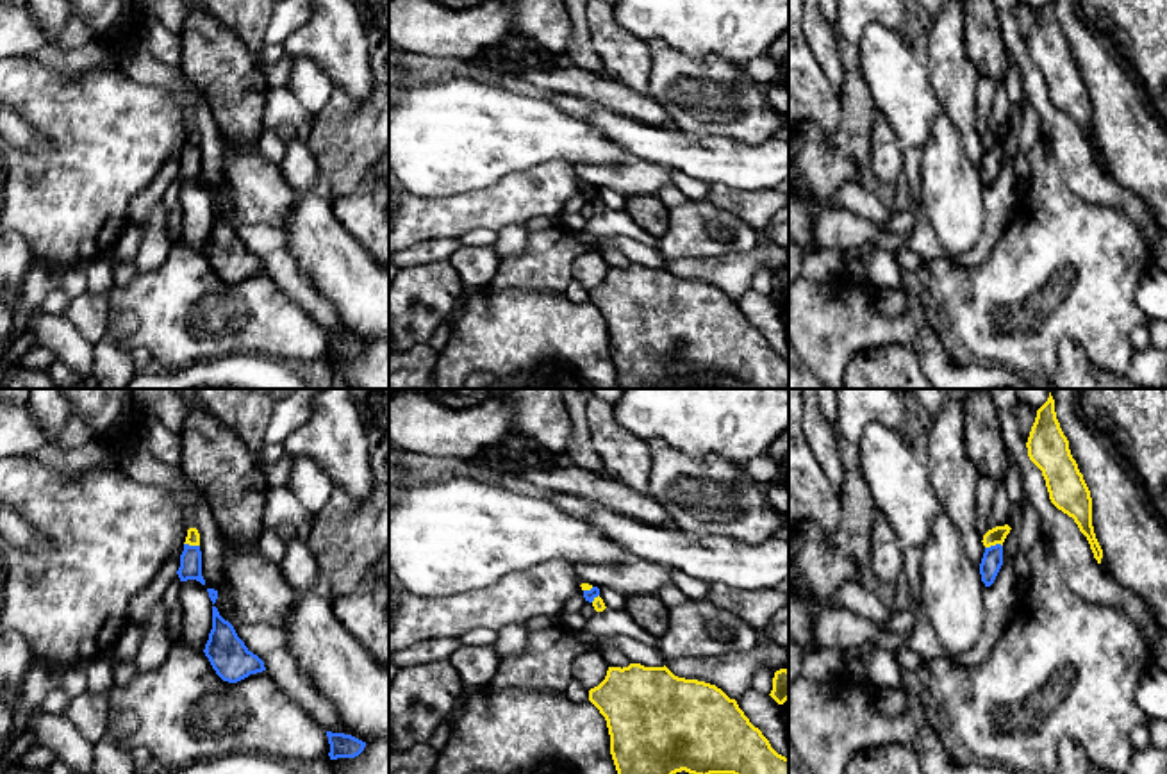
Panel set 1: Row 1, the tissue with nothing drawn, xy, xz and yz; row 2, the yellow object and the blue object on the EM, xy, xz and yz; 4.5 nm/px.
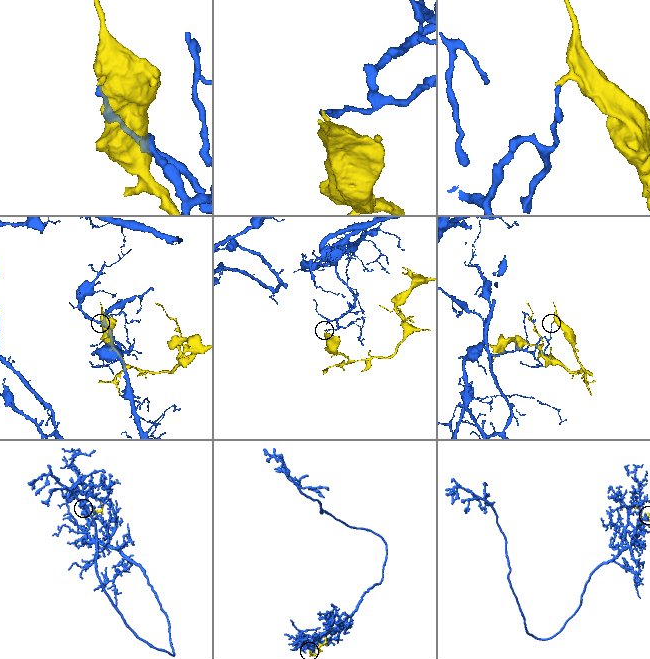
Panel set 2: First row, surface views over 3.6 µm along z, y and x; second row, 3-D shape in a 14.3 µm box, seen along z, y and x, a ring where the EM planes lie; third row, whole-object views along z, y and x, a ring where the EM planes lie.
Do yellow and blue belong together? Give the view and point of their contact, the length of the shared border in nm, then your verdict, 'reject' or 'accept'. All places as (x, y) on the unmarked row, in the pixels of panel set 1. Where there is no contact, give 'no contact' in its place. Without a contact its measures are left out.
yz (993, 145) | 80 nm | reject

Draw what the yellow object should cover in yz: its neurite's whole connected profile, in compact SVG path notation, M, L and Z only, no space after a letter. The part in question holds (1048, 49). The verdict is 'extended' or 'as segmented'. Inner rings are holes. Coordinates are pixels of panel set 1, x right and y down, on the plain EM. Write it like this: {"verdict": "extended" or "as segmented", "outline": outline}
{"verdict": "as segmented", "outline": "M1047 0L1037 11L1026 48L1030 61L1042 71L1051 103L1074 119L1101 164L1103 150L1092 127L1090 91L1056 20L1055 0Z"}

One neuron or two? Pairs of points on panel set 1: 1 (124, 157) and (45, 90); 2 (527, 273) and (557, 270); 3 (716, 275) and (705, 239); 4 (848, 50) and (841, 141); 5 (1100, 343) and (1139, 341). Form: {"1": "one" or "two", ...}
{"1": "one", "2": "one", "3": "two", "4": "one", "5": "two"}

